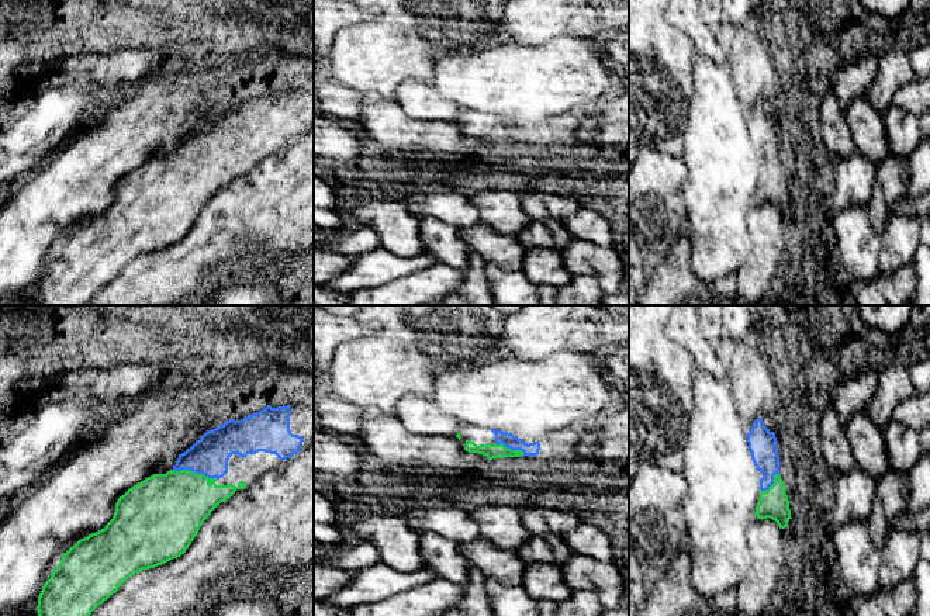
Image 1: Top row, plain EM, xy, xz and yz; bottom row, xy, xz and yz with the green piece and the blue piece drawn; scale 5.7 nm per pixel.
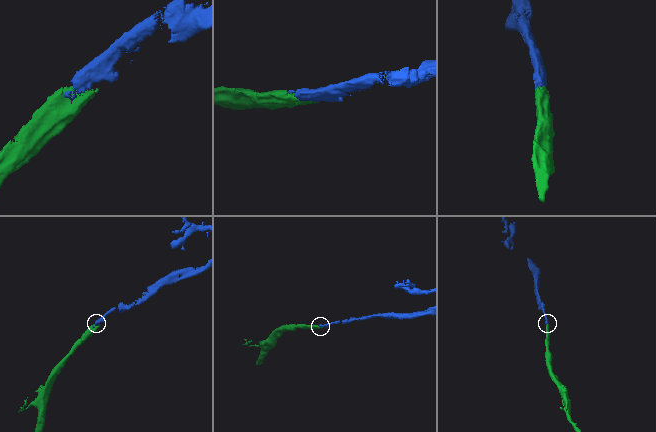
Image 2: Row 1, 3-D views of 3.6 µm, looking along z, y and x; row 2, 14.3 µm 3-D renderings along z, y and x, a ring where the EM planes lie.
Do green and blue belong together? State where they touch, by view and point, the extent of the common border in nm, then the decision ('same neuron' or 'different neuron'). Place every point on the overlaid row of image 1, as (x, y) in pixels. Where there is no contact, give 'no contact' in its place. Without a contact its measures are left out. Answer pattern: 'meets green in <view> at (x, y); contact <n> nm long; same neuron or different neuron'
meets green in xy at (194, 473); contact 260 nm long; same neuron

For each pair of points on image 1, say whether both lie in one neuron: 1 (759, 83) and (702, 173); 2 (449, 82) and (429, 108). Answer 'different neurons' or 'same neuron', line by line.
1: different neurons
2: different neurons

